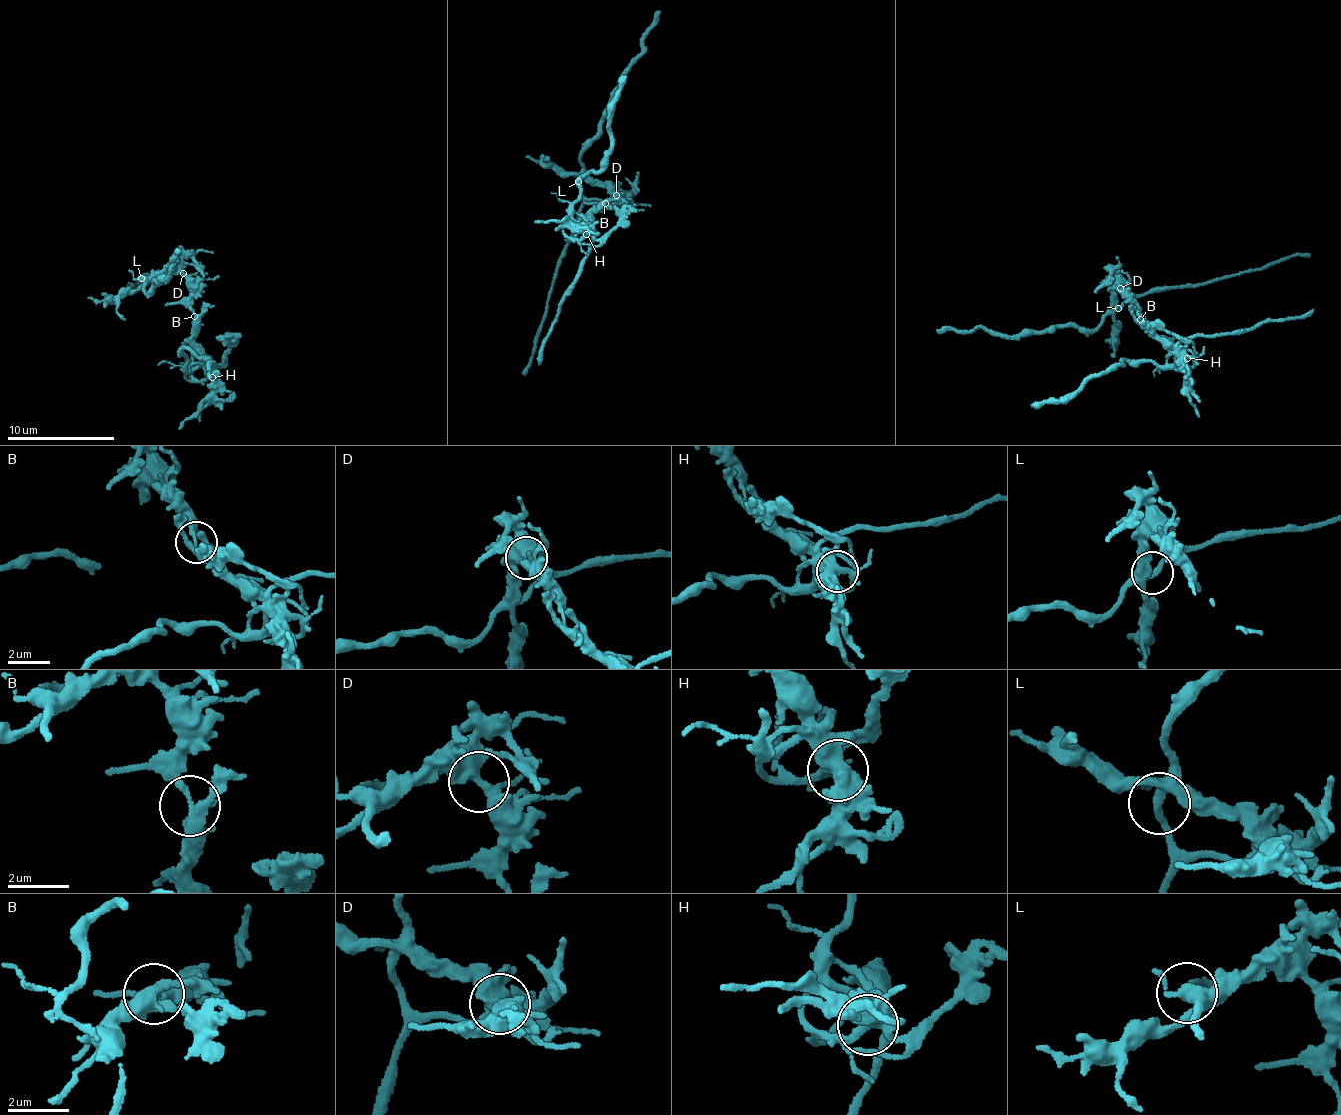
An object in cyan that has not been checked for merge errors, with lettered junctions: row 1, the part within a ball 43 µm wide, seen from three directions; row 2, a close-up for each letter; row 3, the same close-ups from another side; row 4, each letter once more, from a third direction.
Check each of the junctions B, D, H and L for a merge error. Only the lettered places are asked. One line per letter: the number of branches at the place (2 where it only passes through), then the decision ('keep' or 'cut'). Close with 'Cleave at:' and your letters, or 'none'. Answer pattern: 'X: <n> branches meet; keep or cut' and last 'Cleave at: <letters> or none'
B: 4 branches meet; cut
D: 4 branches meet; keep
H: 5 branches meet; keep
L: 4 branches meet; keep
Cleave at: B

